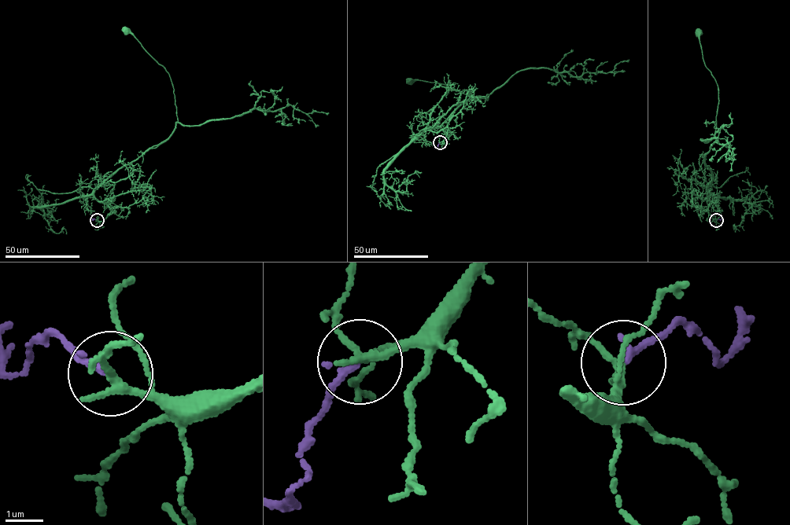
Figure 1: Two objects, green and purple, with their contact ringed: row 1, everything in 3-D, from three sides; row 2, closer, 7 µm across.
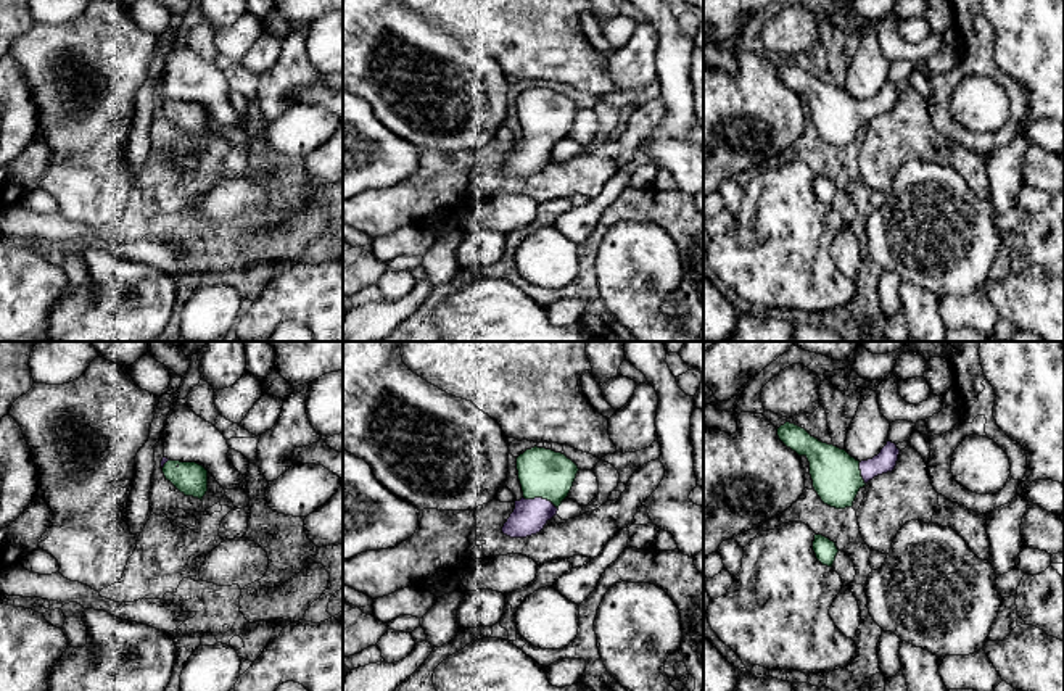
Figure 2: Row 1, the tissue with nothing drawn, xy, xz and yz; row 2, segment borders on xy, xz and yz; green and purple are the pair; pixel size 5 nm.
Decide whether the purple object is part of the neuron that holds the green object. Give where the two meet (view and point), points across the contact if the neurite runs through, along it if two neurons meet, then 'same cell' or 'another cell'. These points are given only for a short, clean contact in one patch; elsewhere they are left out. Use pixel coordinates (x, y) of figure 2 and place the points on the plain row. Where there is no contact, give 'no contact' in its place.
meets green in xz at (541, 136); runs through xz (546, 113), (541, 136), (530, 155); same cell

